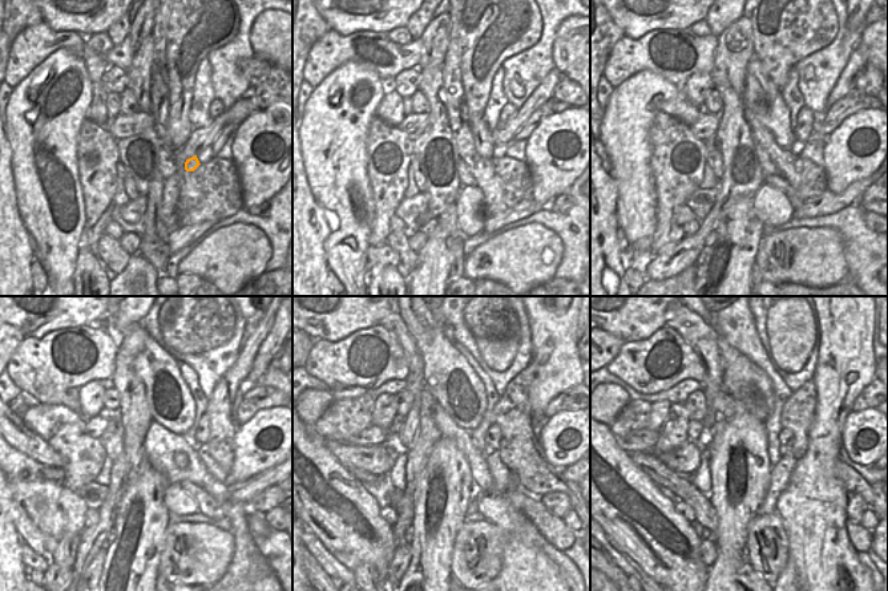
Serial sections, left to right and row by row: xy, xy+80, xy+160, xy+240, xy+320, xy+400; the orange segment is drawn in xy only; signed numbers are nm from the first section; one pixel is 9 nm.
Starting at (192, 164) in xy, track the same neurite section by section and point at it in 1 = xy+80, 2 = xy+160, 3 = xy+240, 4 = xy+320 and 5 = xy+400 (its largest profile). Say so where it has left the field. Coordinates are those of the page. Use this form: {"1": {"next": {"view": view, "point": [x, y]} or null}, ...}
{"1": {"next": {"view": "xy+80", "point": [484, 145]}}, "2": {"next": {"view": "xy+160", "point": [759, 94]}}, "3": {"next": {"view": "xy+240", "point": [170, 403]}}, "4": {"next": {"view": "xy+320", "point": [451, 380]}}, "5": {"next": {"view": "xy+400", "point": [746, 383]}}}

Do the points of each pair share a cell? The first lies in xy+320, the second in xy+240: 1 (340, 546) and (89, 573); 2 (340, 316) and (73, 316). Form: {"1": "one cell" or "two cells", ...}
{"1": "two cells", "2": "one cell"}

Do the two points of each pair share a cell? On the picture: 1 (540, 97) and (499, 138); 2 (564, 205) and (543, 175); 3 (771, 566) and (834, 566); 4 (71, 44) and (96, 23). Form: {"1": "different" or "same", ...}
{"1": "same", "2": "different", "3": "different", "4": "different"}

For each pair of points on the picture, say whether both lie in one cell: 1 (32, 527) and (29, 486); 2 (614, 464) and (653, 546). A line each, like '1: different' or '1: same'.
1: same
2: same

